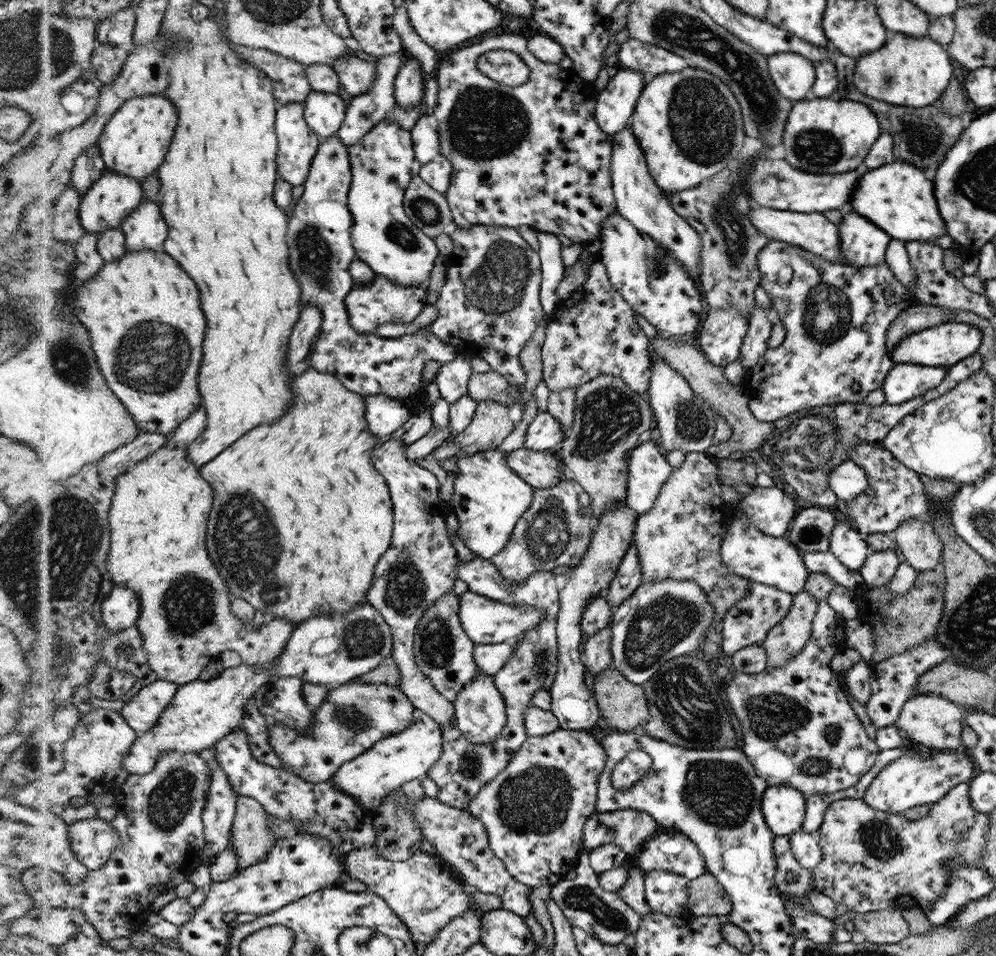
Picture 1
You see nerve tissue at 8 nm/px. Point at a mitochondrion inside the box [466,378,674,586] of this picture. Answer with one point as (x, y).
(610, 414)

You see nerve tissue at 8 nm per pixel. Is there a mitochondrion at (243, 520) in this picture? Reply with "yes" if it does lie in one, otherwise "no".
yes

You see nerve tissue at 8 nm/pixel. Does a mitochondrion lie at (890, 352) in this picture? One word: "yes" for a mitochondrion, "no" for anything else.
no

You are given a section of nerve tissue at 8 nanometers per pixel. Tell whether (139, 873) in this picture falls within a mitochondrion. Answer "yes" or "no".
no

